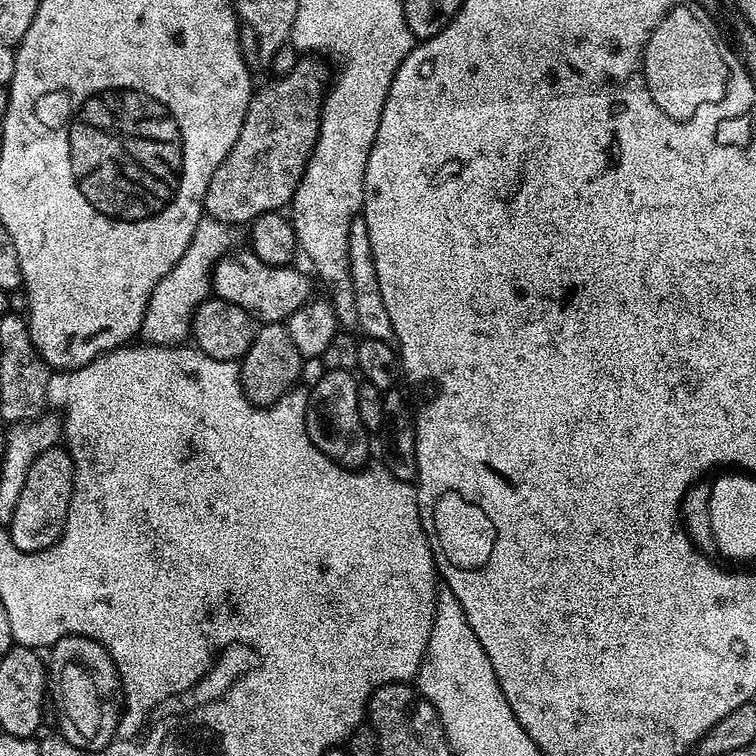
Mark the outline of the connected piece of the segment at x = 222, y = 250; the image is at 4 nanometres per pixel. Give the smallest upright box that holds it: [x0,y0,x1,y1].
[140,218,233,346]

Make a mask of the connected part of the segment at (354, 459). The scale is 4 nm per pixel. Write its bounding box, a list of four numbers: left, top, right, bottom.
[306,370,369,469]

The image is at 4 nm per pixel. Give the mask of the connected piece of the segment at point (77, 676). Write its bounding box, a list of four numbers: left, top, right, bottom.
[50,634,122,754]

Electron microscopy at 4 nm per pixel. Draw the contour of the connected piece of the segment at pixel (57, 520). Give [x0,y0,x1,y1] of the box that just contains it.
[10,447,74,552]

